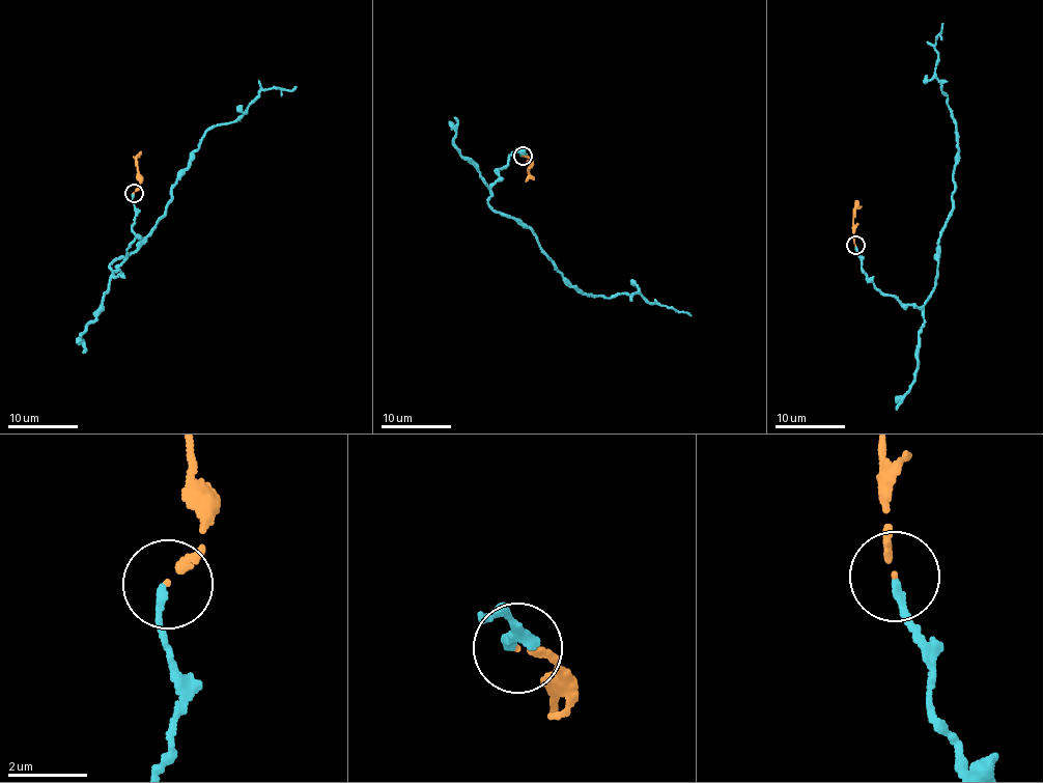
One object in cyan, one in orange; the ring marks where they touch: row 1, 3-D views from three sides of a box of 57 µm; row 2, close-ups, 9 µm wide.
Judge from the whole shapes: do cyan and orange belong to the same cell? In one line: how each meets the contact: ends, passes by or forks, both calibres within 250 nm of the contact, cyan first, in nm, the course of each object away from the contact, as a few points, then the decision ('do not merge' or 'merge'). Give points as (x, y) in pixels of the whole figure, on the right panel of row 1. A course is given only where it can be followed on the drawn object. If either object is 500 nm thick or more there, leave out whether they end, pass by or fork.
cyan ends; orange ends; calibres 160 and 110 nm; course cyan (854, 246), (883, 295), (924, 305), (953, 208), (957, 145), (934, 72), (942, 24); course orange (854, 246), (857, 200); do not merge

